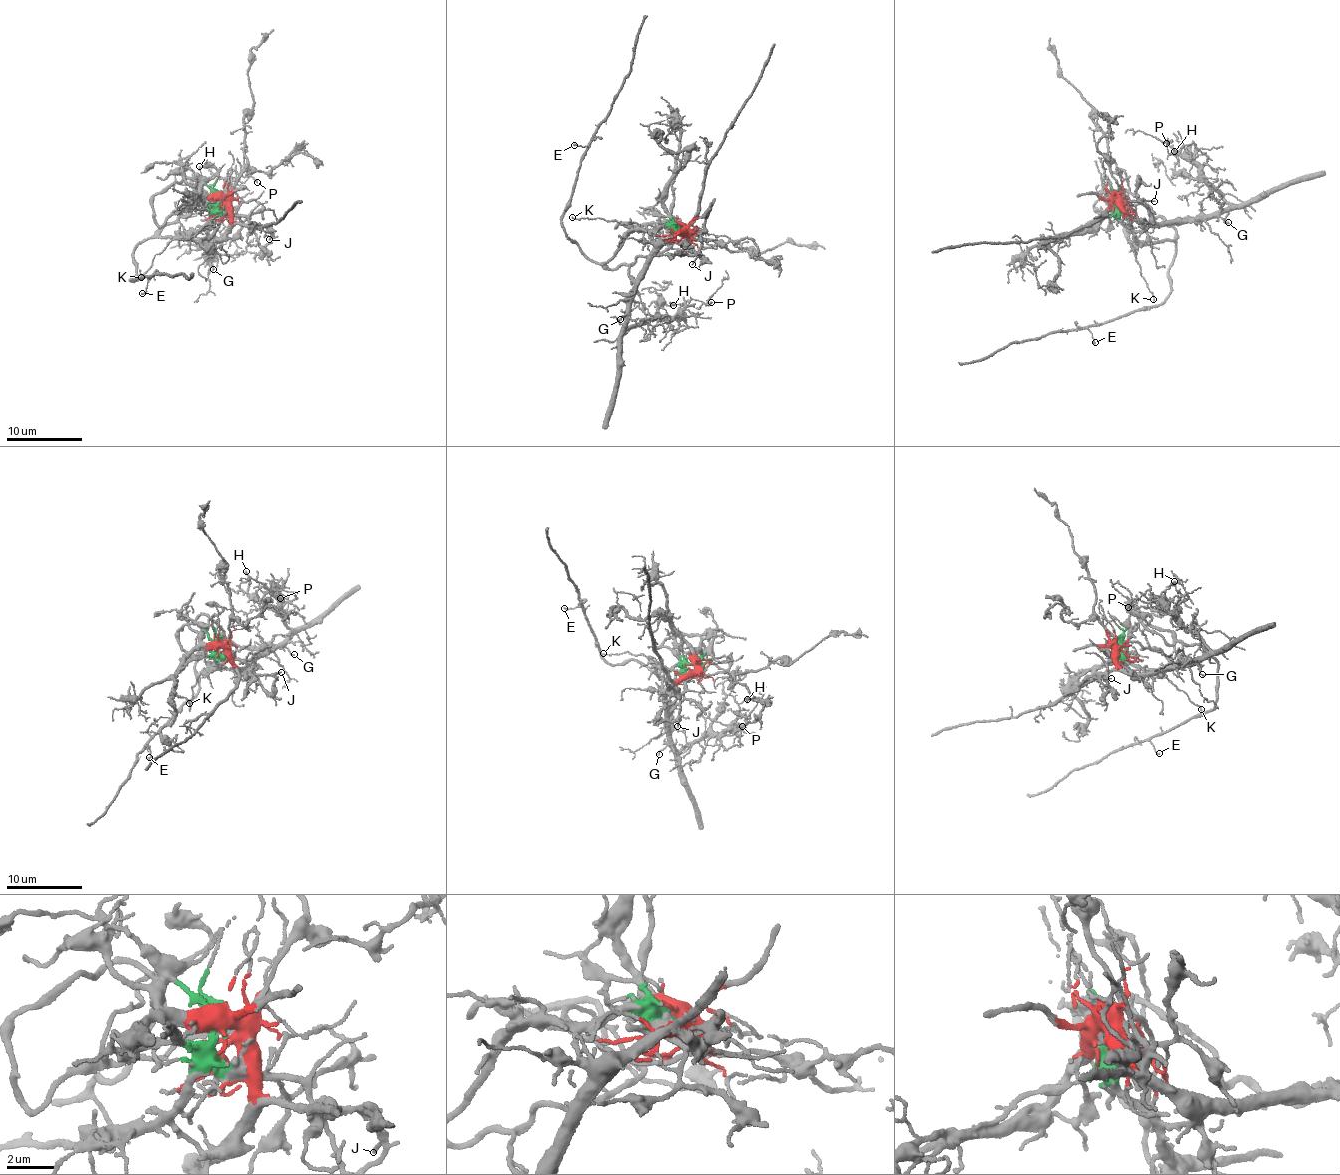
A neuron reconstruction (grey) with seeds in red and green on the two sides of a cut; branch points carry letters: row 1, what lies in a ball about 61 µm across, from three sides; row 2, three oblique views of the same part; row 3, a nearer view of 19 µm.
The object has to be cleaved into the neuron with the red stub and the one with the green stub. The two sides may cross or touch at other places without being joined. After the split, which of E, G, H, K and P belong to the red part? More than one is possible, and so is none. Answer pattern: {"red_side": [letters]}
{"red_side": ["G", "H", "P"]}

